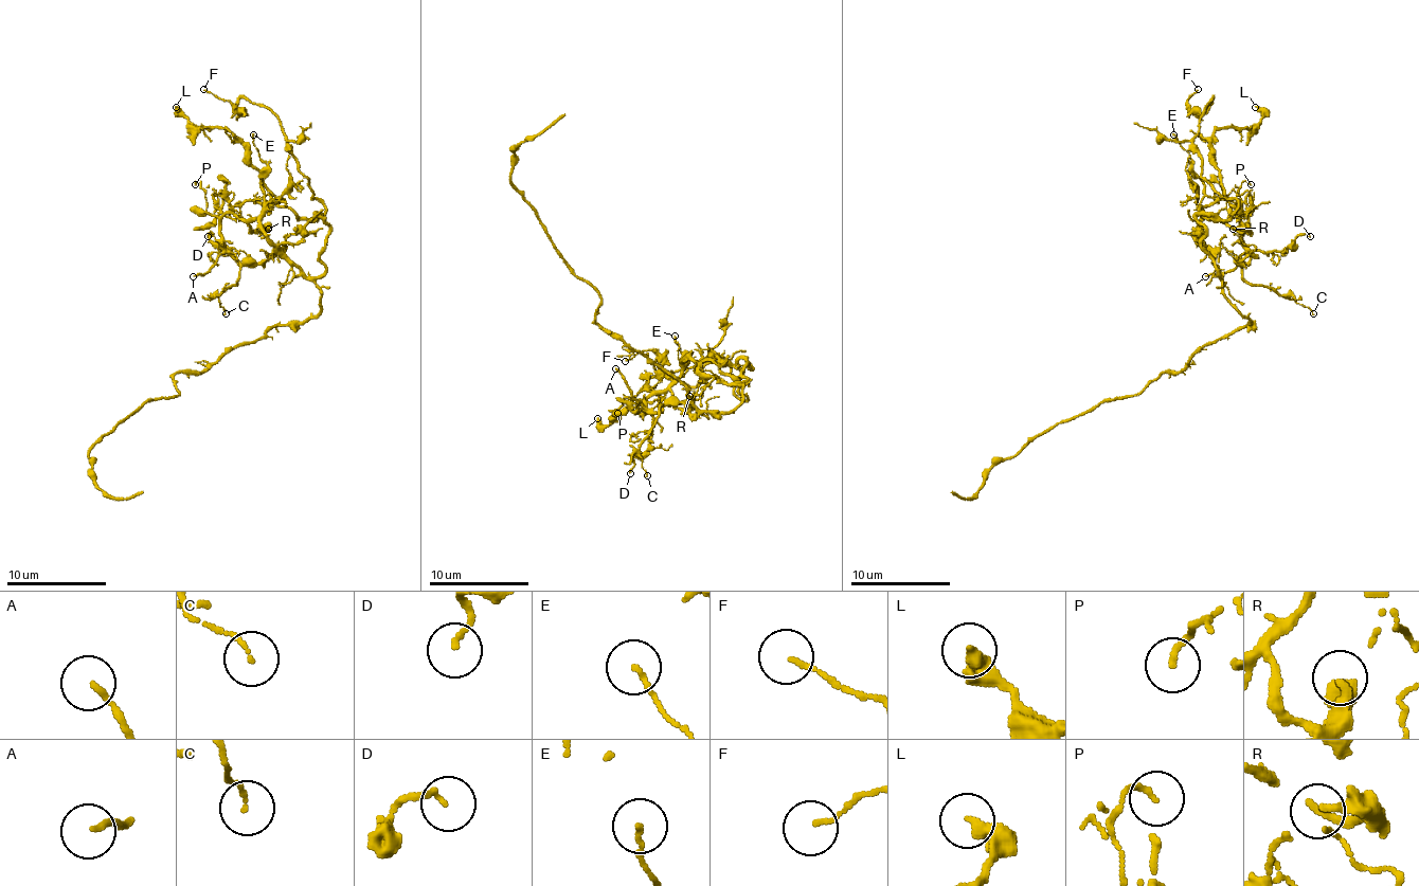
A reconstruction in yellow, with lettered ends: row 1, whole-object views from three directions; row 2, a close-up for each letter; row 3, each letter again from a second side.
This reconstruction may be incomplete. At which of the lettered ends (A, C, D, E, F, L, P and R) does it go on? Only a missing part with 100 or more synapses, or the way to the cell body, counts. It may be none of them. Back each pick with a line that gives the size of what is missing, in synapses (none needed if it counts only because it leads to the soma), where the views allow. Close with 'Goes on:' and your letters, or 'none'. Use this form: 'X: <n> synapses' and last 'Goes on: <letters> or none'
Goes on: none

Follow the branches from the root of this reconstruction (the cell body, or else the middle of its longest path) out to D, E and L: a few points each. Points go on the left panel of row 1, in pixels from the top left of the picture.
D: (265, 333), (280, 324), (312, 319), (320, 311), (320, 289), (277, 249), (255, 264), (243, 264), (208, 236)
E: (265, 333), (280, 324), (312, 319), (320, 311), (320, 289), (268, 239), (261, 223), (265, 162), (253, 134)
L: (265, 333), (320, 311), (320, 289), (280, 249), (303, 229), (243, 142), (195, 127), (176, 107)

